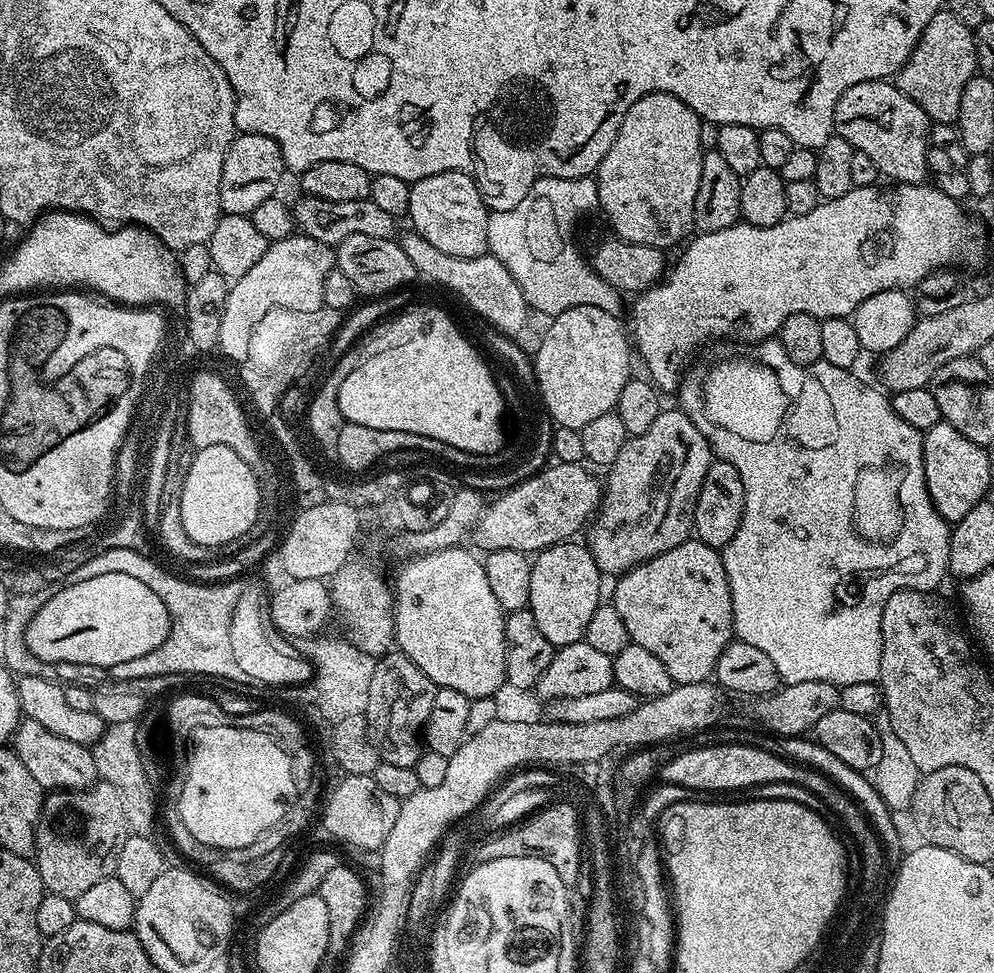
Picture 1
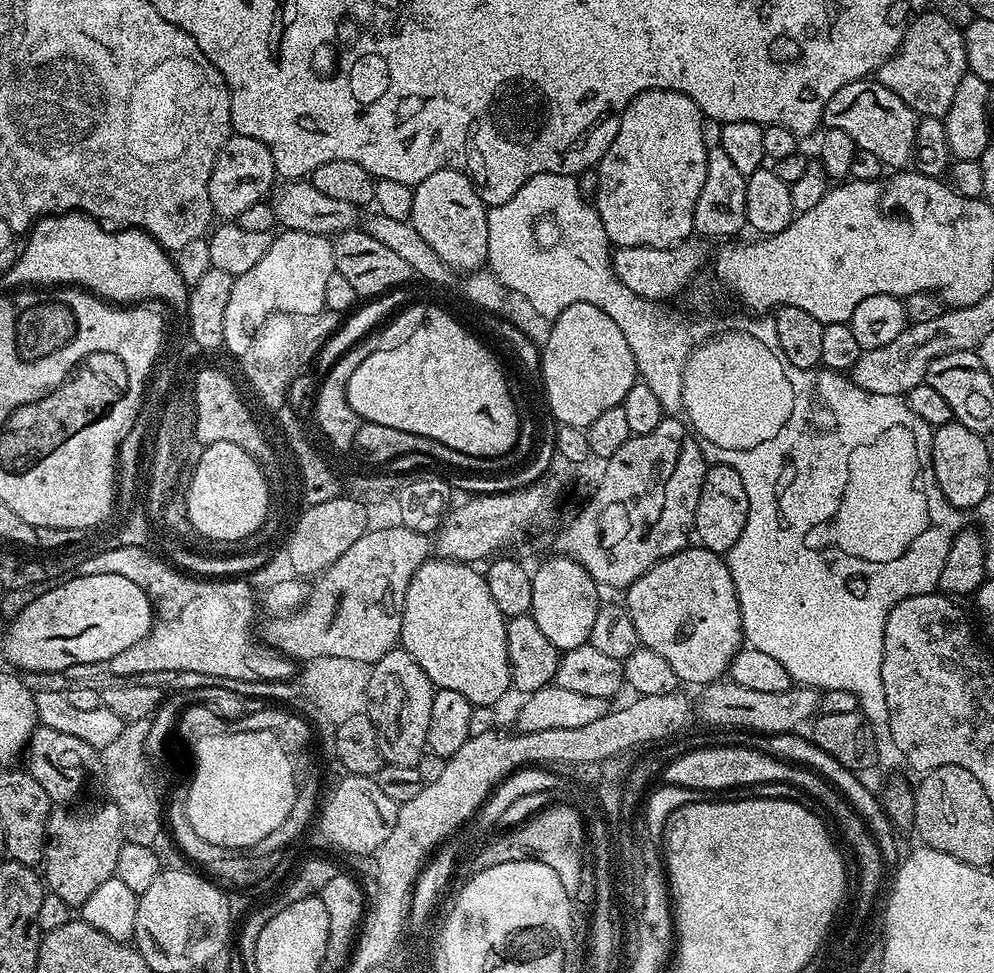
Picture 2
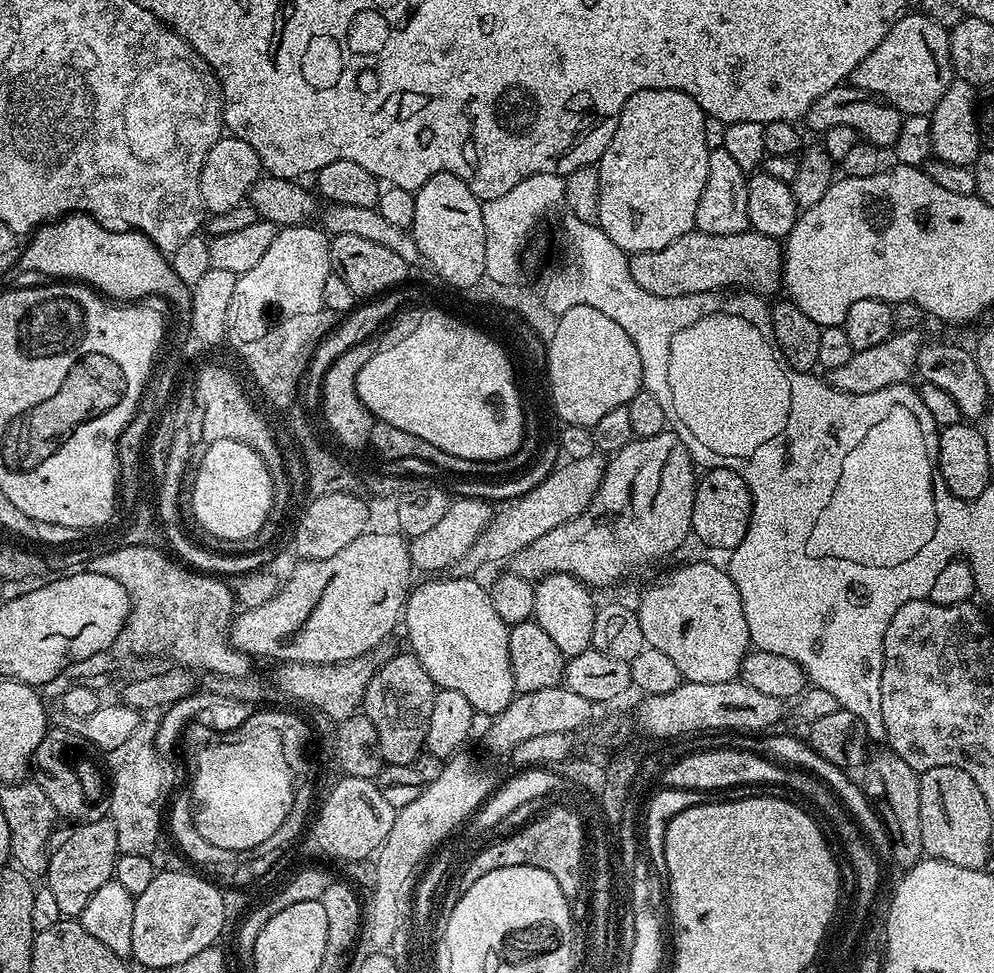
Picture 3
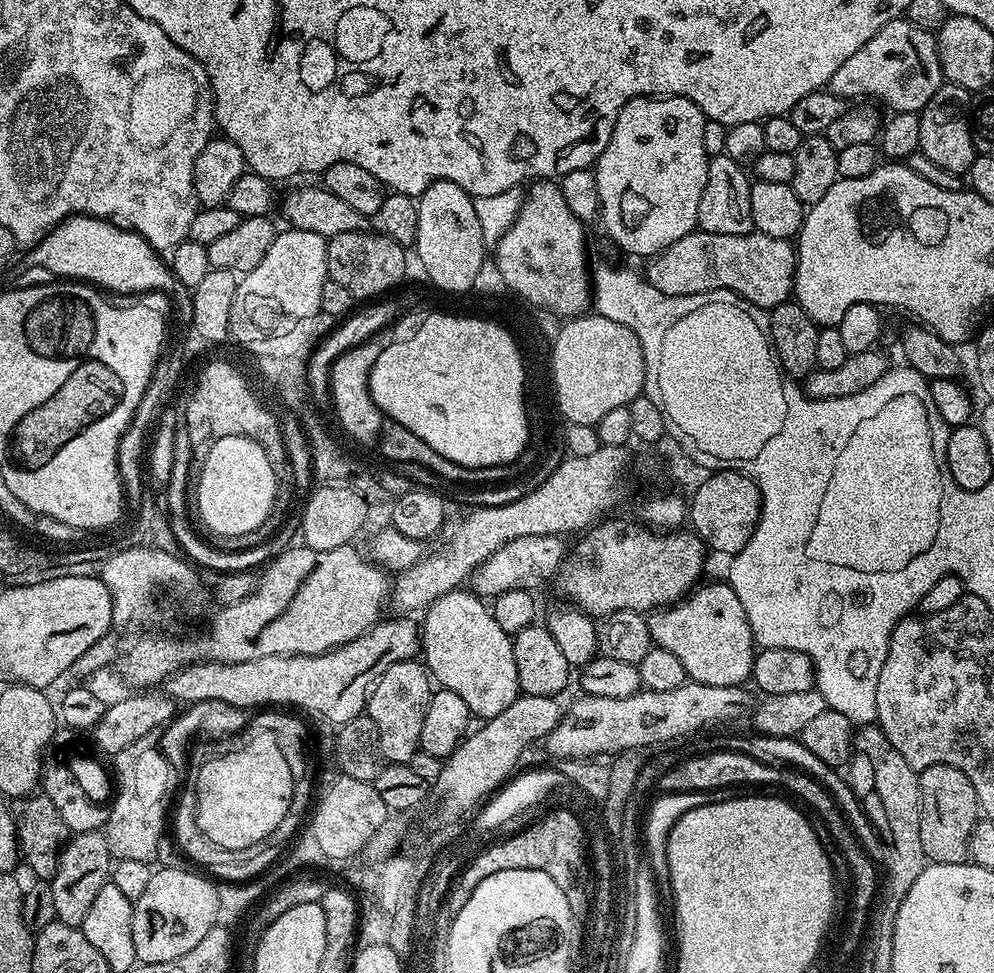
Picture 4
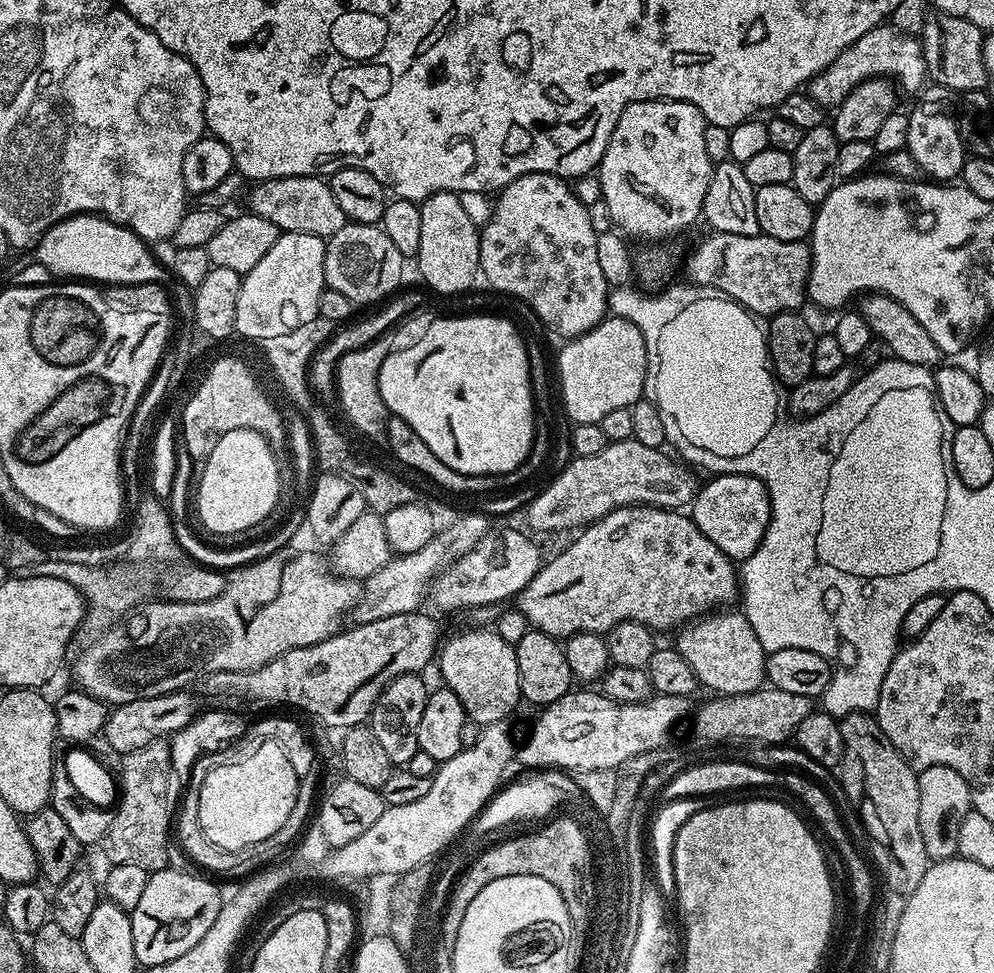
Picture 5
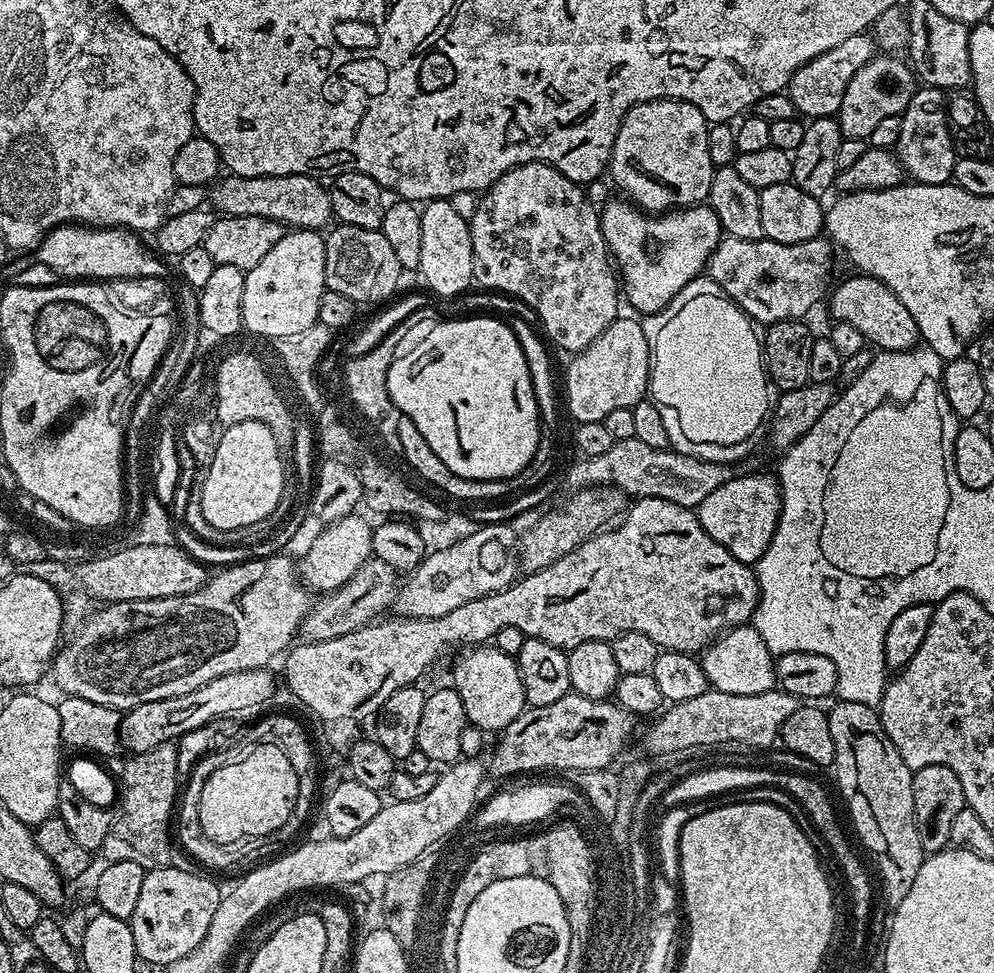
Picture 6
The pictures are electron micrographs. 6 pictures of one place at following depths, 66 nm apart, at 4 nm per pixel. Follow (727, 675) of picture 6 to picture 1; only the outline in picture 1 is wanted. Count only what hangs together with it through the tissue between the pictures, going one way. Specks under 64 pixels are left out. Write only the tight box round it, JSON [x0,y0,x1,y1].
[610,538,734,685]

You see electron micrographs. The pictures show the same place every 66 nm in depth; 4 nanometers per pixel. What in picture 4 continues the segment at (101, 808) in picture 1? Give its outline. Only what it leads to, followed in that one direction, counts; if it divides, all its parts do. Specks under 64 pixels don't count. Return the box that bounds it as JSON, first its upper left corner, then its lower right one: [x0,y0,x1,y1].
[50,831,114,928]

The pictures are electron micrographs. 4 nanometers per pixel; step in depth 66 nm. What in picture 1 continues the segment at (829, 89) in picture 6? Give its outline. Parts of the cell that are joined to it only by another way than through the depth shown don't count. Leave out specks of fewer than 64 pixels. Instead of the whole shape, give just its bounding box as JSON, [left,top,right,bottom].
[894,10,977,124]

